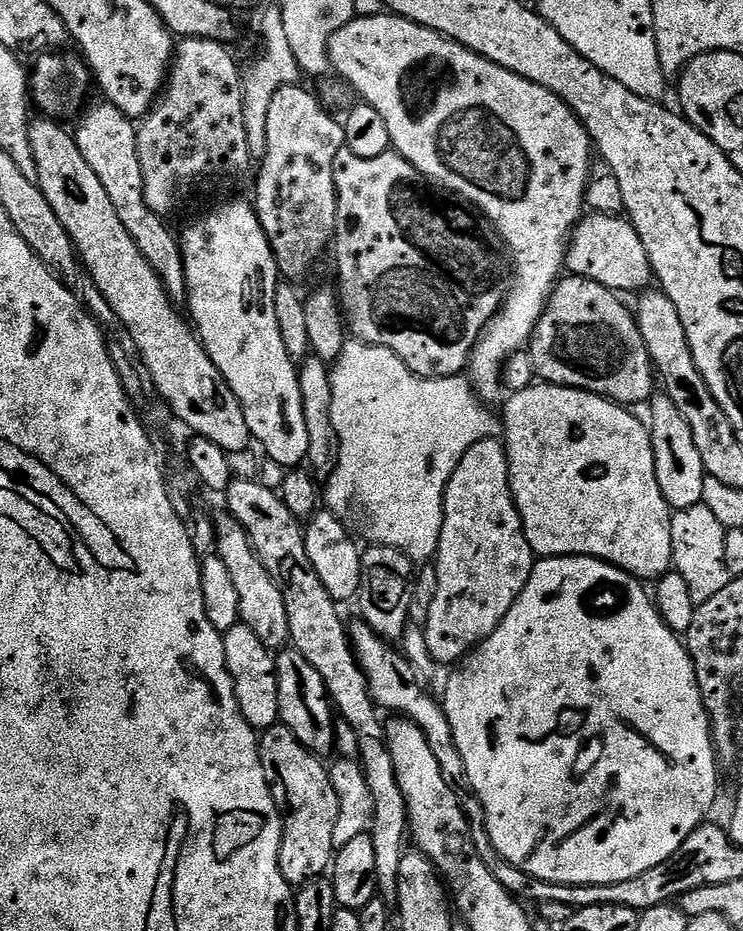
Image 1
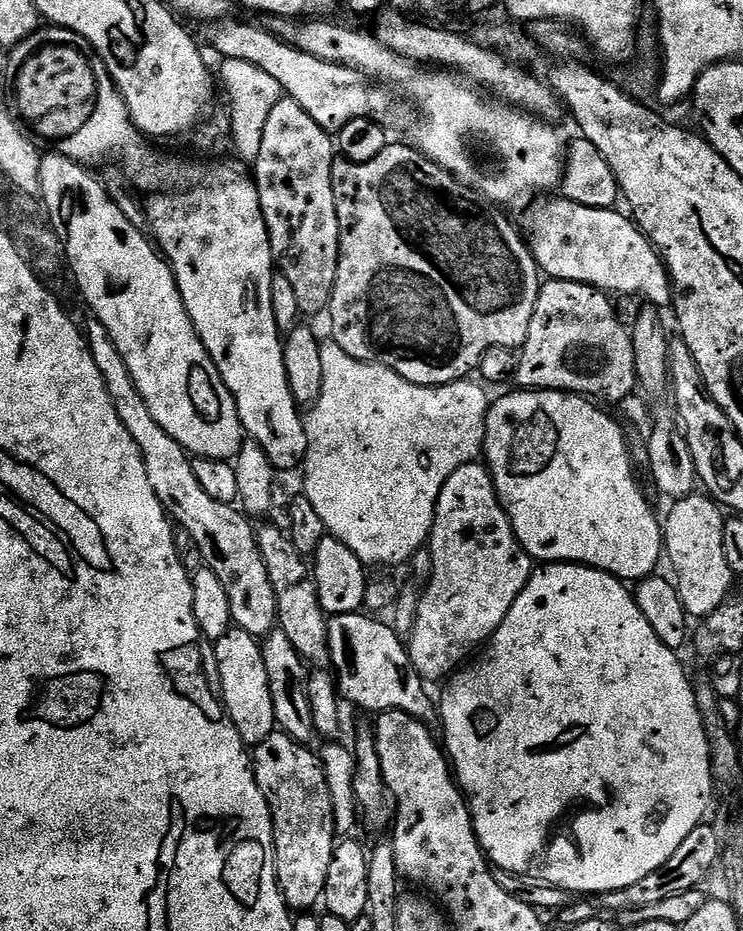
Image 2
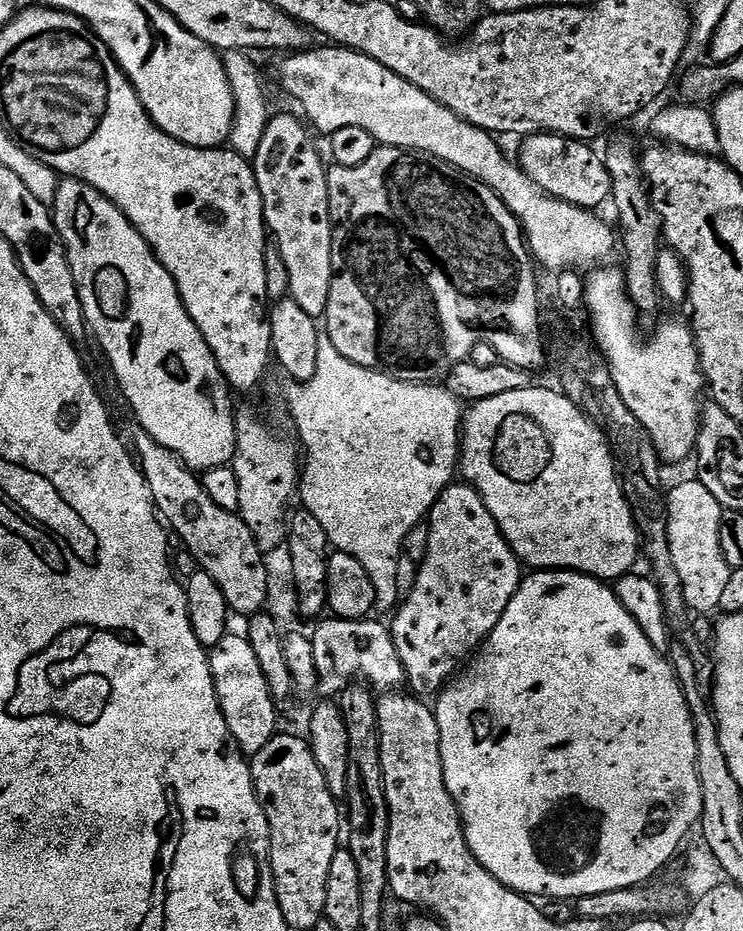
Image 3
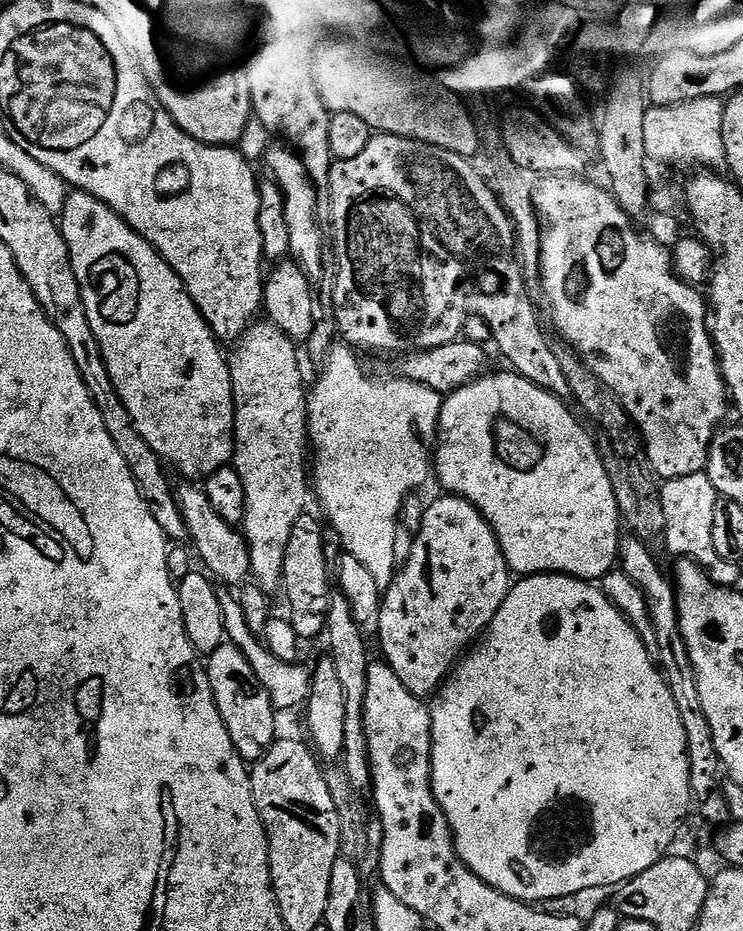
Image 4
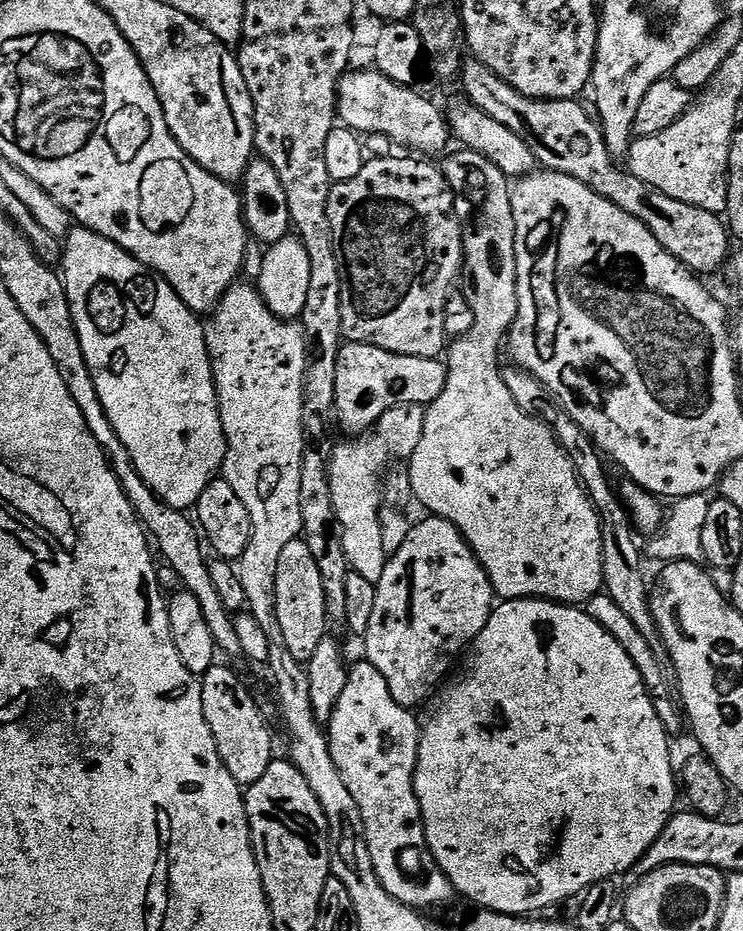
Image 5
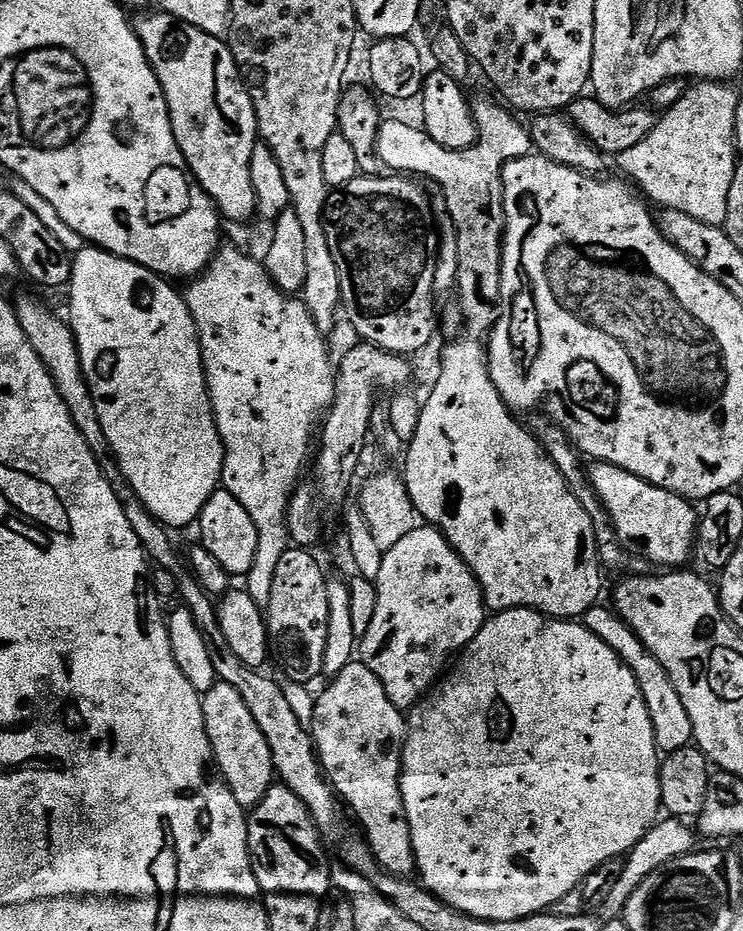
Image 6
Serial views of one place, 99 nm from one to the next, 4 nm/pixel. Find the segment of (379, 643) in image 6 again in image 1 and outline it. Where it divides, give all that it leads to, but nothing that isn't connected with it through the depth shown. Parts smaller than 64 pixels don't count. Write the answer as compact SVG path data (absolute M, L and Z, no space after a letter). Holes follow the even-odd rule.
M495 439L474 442L474 446L462 454L444 491L444 521L434 557L438 588L426 622L428 653L441 666L455 665L463 660L499 626L502 618L506 618L510 606L514 606L518 594L522 594L532 573L534 553L530 542L526 542L524 523L512 497L508 455L503 443Z

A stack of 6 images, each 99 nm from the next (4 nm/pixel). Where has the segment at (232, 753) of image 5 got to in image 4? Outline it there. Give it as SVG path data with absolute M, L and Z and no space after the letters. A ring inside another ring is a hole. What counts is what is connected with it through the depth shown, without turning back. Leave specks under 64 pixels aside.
M225 642L220 645L218 650L214 650L211 656L207 657L206 671L208 673L212 698L216 703L216 710L224 723L225 730L229 734L230 742L236 748L237 755L245 762L255 762L262 759L264 753L272 747L274 741L277 739L276 718L278 716L273 711L267 694L257 683L253 682L251 669L244 660L244 656L233 644Z

